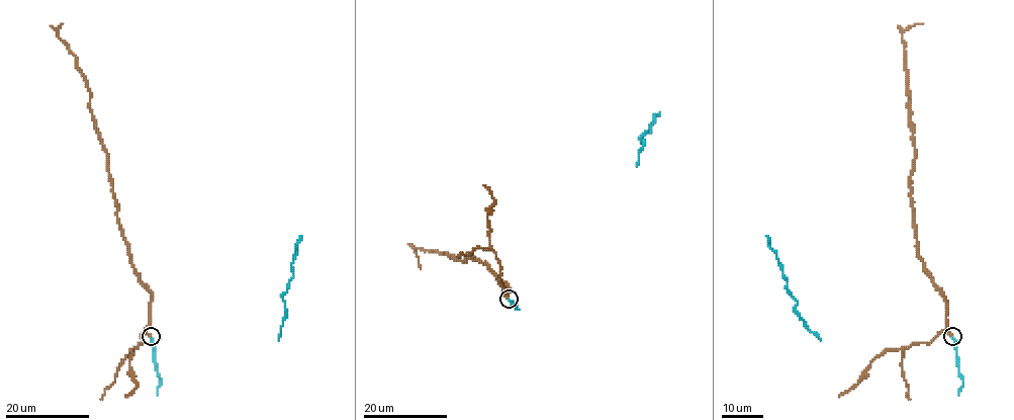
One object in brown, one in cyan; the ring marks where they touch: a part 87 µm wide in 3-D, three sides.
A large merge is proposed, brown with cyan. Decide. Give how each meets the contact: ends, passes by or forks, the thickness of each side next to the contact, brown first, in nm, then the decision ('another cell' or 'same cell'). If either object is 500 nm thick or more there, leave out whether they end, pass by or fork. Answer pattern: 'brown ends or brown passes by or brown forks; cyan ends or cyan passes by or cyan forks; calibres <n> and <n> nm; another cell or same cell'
brown ends; cyan ends; calibres 280 and 240 nm; same cell

